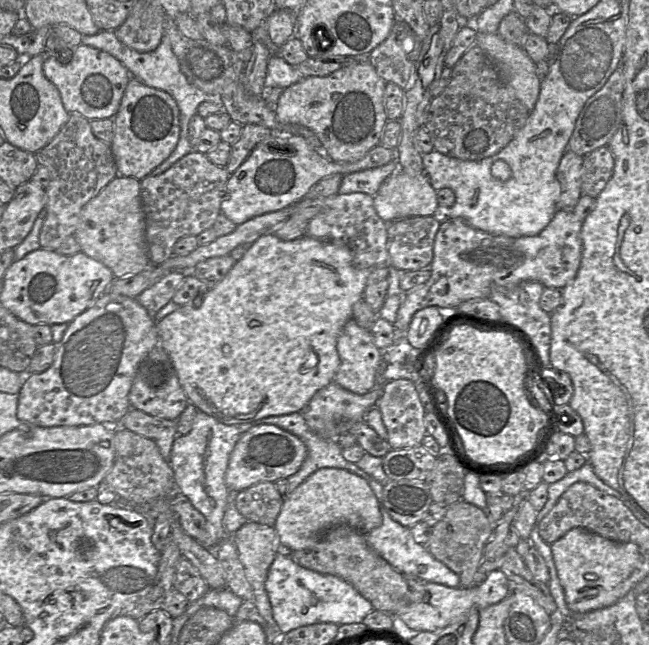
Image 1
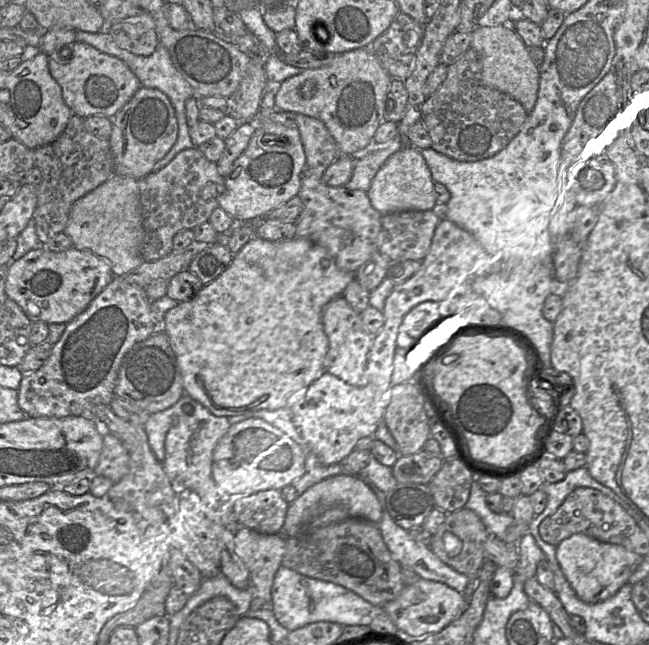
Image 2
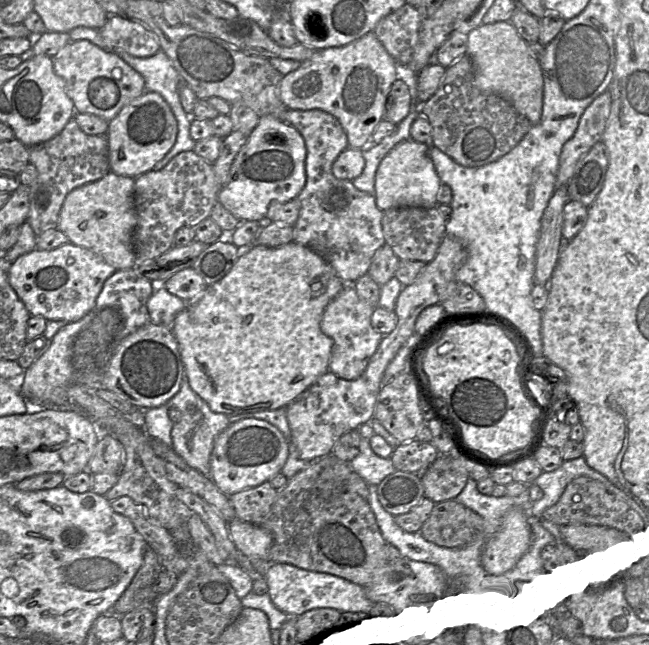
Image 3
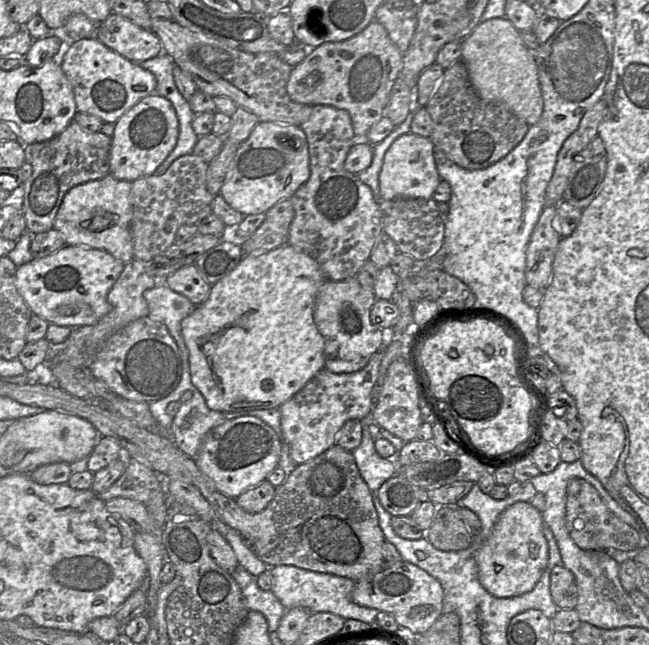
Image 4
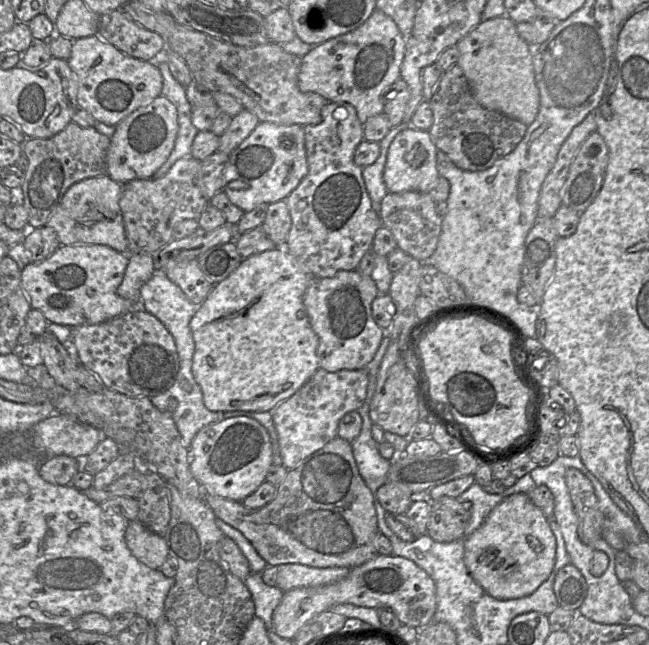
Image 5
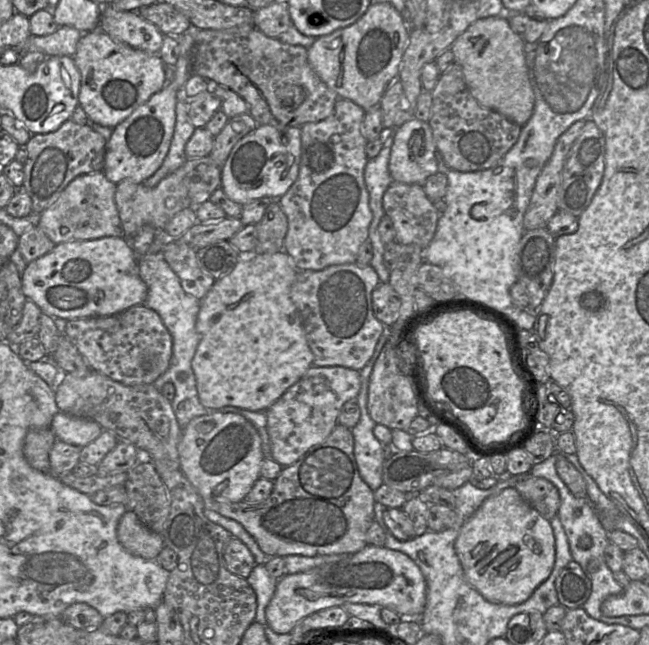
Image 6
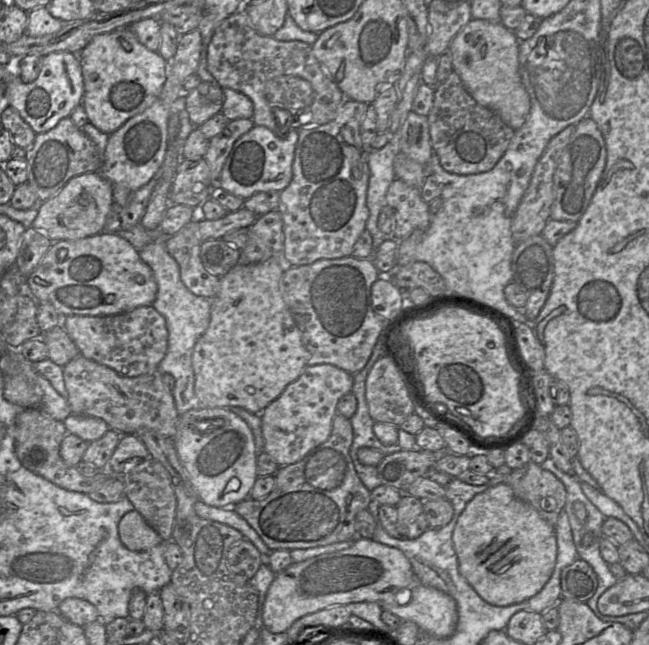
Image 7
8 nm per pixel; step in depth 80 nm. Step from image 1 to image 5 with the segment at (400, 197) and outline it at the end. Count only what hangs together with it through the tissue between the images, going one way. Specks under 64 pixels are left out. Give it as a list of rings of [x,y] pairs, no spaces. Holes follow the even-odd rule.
[[[411,126],[401,131],[393,139],[387,153],[383,180],[388,192],[402,193],[407,191],[428,193],[440,177],[437,165],[436,148],[429,131],[417,130]]]

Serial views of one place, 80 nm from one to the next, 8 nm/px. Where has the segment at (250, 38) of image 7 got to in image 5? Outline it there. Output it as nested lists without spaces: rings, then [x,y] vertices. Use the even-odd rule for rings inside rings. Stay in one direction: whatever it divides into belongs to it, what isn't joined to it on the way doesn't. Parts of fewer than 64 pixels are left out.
[[[177,24],[164,41],[166,48],[170,48],[183,58],[196,82],[212,93],[221,92],[233,96],[244,109],[254,113],[260,122],[306,126],[317,125],[322,121],[321,110],[328,101],[319,94],[299,90],[297,82],[302,58],[285,52],[282,45],[269,42],[255,47],[237,46],[181,24]]]

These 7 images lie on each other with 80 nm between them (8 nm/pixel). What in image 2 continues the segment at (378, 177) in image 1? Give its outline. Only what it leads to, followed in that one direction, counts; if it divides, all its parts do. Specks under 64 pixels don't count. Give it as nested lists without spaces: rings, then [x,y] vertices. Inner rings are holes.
[[[400,133],[393,140],[375,145],[375,149],[360,159],[355,159],[355,168],[350,181],[344,186],[349,190],[368,192],[373,179],[387,159],[403,147]]]

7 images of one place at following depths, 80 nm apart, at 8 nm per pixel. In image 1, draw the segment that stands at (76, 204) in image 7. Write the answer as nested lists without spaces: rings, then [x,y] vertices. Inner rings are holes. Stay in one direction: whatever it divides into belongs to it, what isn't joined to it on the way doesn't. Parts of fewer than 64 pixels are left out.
[[[117,176],[110,181],[81,210],[80,223],[74,237],[81,252],[107,266],[115,279],[134,276],[151,266],[147,252],[140,180]]]

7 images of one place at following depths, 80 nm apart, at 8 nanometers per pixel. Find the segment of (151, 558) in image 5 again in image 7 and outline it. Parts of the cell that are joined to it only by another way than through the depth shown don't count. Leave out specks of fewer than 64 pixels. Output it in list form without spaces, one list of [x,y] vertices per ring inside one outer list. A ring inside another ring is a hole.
[[[136,510],[126,513],[121,518],[118,533],[122,544],[135,552],[147,551],[163,542],[160,535]]]

